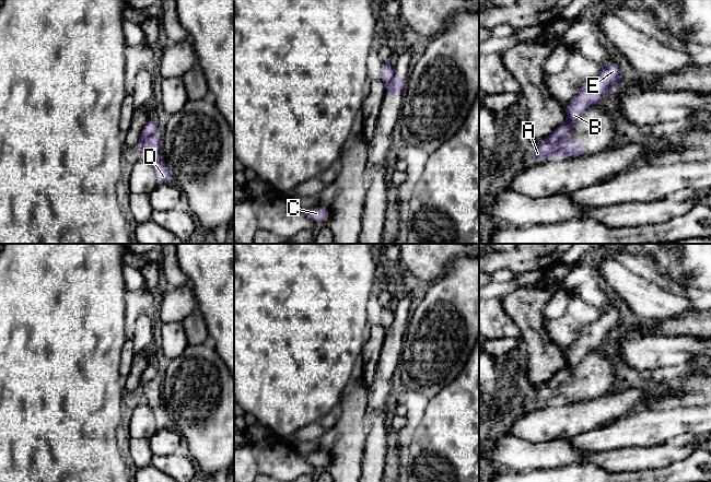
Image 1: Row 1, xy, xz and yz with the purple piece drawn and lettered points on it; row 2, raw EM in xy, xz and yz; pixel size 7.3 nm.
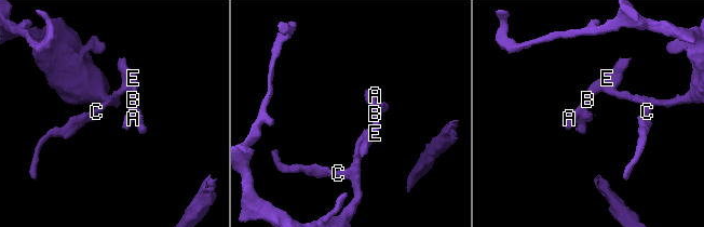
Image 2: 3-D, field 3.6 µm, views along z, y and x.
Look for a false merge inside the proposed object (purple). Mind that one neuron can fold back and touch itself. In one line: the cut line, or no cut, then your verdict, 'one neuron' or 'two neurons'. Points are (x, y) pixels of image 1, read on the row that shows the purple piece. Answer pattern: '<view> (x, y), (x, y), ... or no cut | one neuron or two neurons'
yz (567, 134), (549, 149), (547, 155) | two neurons

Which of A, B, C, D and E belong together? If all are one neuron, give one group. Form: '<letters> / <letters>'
A B C E / D

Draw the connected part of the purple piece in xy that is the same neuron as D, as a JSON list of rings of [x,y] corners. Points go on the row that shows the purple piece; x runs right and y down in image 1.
[[[152,136],[144,138],[138,150],[138,154],[147,157],[152,164],[159,185],[173,183],[173,176],[162,158],[162,139]]]

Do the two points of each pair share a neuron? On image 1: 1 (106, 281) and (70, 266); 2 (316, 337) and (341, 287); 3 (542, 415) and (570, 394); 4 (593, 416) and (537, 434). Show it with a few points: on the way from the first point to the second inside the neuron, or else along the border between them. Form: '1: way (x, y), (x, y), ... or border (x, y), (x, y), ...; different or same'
1: way (97, 281), (85, 281), (79, 274); same
2: way (316, 325), (316, 313), (329, 300); same
3: border (584, 399), (578, 402), (547, 401); different
4: way (579, 418), (551, 421); same

